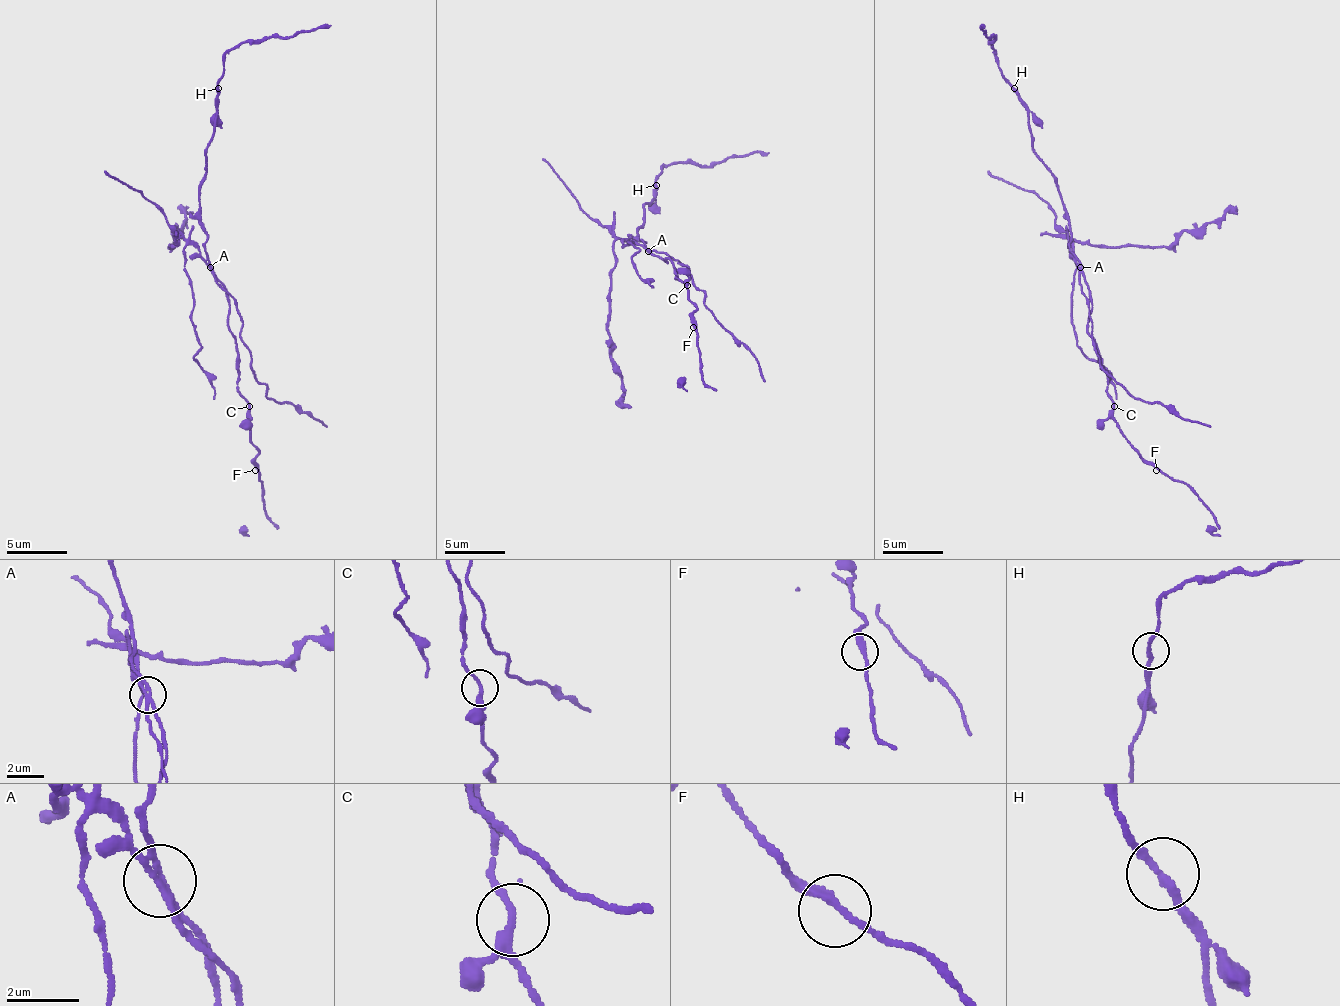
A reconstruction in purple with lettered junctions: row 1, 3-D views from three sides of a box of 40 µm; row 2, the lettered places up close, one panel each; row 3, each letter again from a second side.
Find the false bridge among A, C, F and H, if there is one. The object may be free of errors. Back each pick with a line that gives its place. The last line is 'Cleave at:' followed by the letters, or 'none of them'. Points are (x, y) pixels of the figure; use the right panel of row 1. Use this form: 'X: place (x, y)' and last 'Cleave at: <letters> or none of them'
A: place (1080, 267)
Cleave at: A

